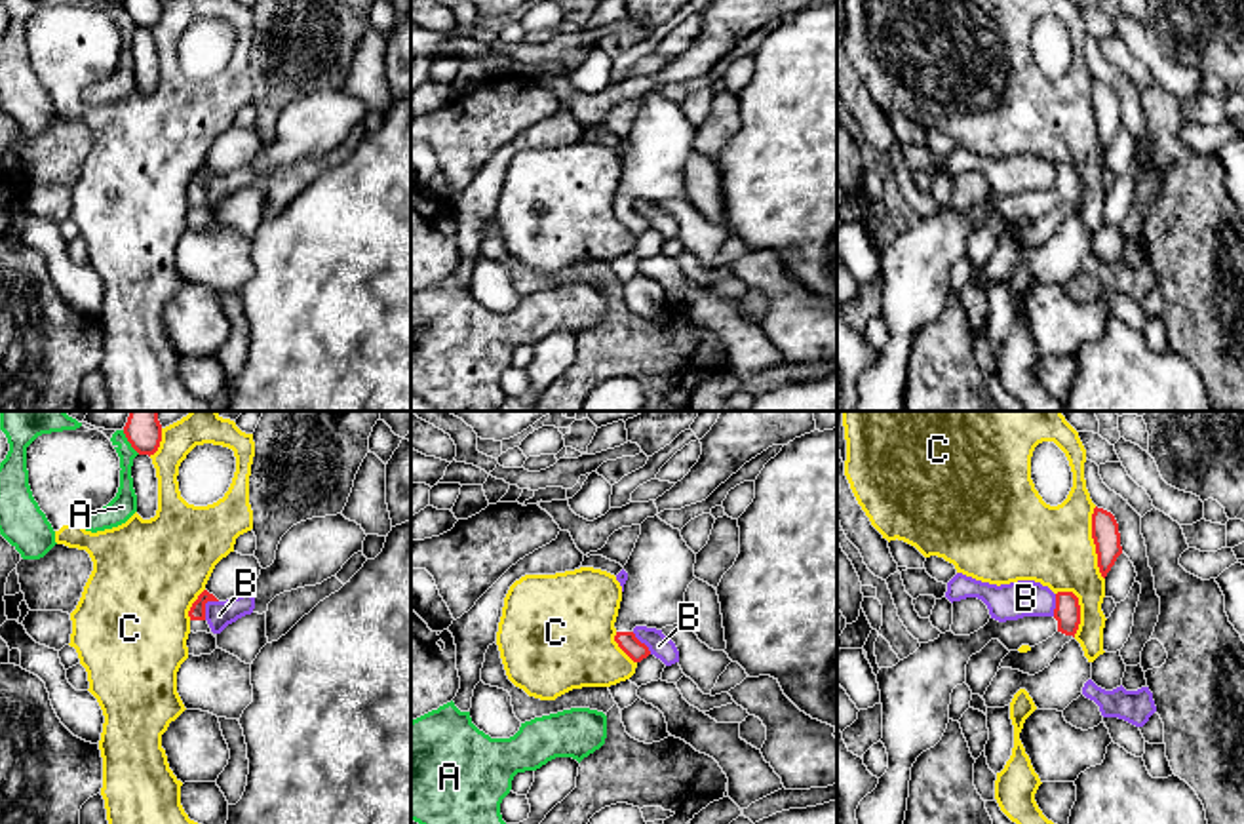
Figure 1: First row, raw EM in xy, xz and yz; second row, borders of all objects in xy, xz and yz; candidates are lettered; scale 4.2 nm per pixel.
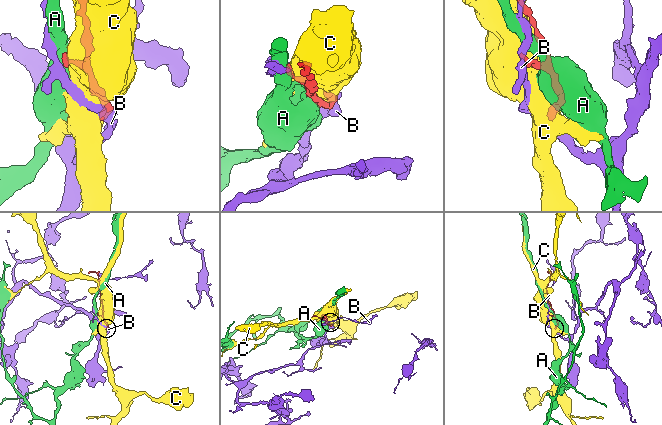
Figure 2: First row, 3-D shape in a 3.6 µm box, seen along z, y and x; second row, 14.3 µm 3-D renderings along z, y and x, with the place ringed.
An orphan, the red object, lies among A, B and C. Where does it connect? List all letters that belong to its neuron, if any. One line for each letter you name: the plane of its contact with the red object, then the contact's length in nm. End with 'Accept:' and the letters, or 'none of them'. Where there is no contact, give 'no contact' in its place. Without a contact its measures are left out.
Accept: none of them

